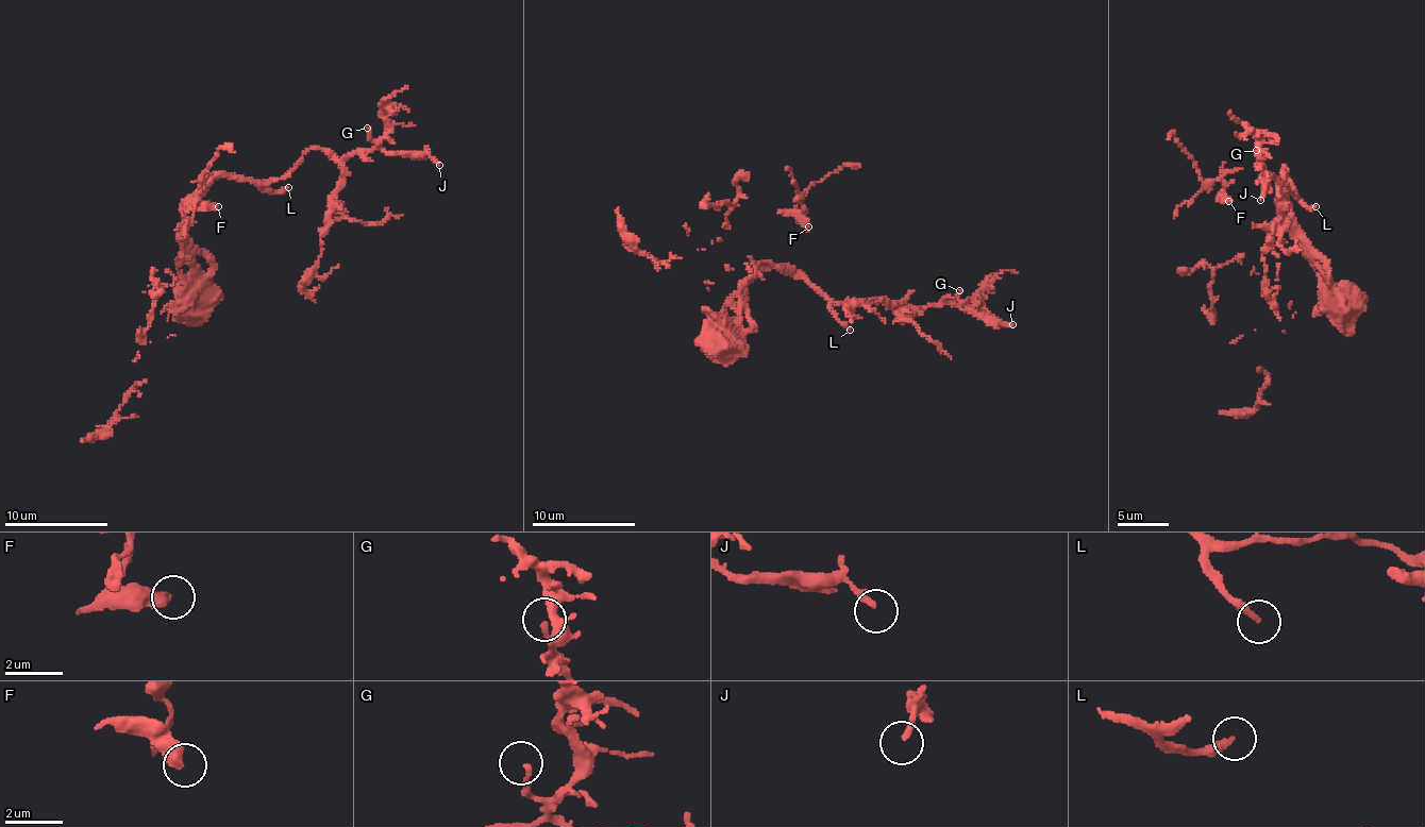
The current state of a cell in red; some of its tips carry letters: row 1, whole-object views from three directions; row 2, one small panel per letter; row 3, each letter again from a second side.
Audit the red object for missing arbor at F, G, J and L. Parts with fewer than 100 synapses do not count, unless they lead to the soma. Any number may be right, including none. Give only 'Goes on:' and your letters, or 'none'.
Goes on: L

